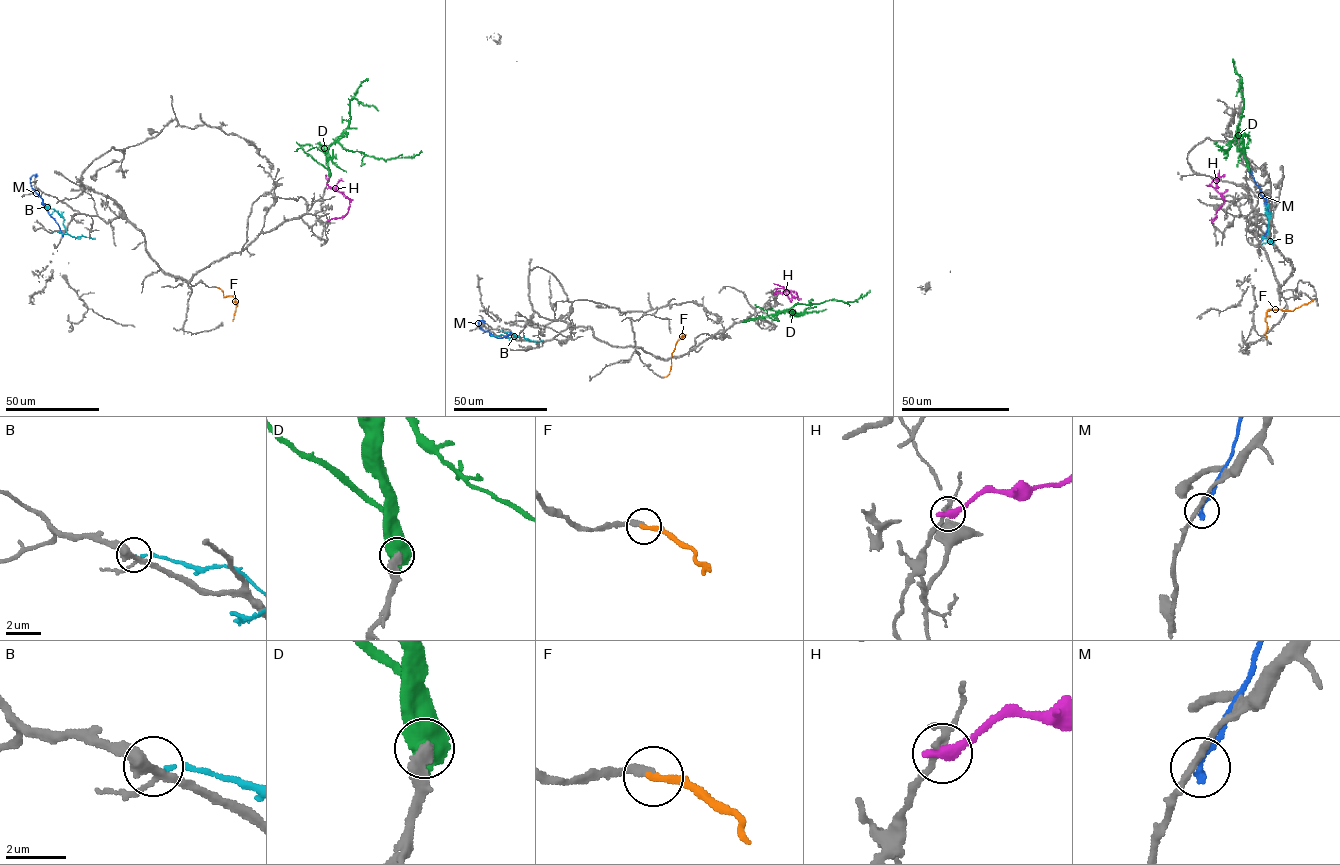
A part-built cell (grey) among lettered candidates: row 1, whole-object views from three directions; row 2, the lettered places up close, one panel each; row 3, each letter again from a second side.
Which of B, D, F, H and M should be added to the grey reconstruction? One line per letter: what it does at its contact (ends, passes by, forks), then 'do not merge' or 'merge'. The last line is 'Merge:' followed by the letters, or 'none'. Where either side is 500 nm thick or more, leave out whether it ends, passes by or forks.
B: it ends; do not merge
D: do not merge
F: it ends; merge
H: it ends; do not merge
M: it ends; do not merge
Merge: F

